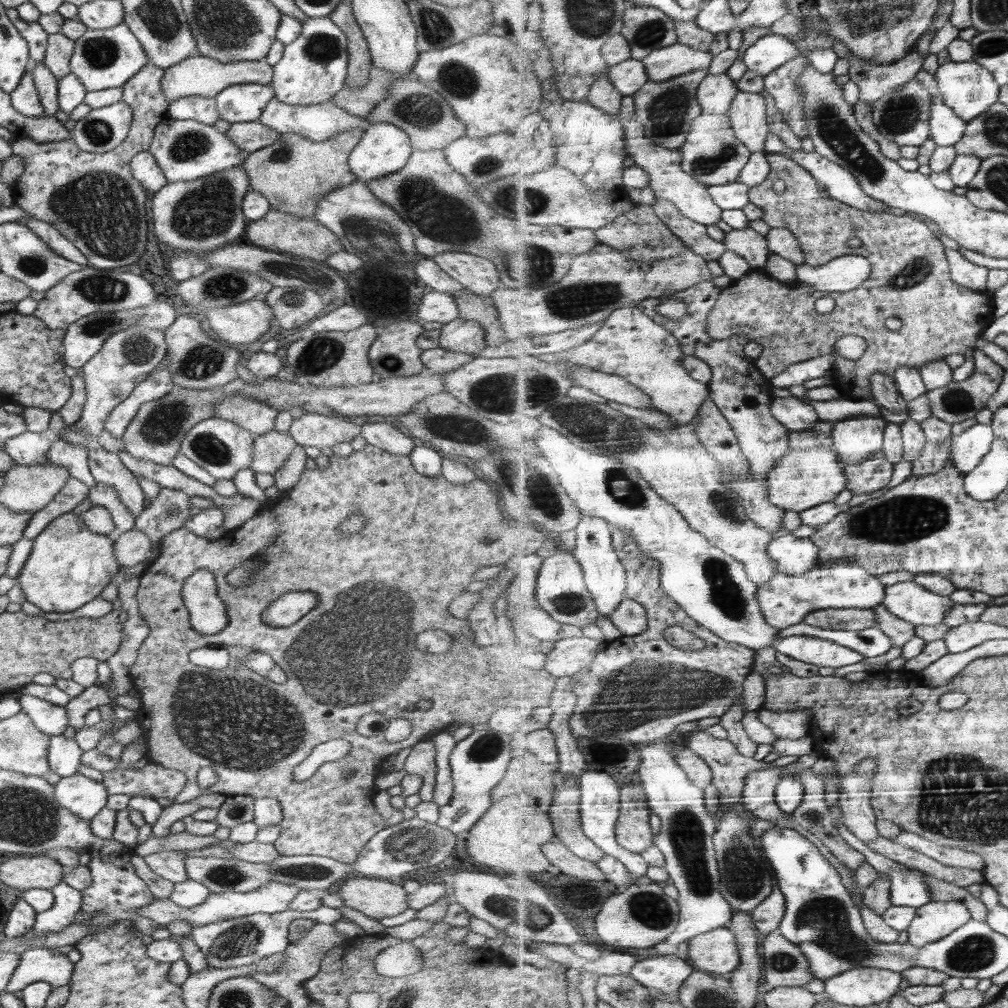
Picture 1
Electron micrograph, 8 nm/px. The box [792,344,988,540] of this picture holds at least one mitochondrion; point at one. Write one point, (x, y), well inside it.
(956, 402)

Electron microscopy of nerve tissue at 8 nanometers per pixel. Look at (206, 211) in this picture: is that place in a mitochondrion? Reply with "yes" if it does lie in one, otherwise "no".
yes

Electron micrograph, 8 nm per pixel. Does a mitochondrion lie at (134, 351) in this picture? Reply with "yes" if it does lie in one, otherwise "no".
yes

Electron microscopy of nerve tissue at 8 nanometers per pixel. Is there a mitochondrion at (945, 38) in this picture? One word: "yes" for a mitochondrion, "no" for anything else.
no

